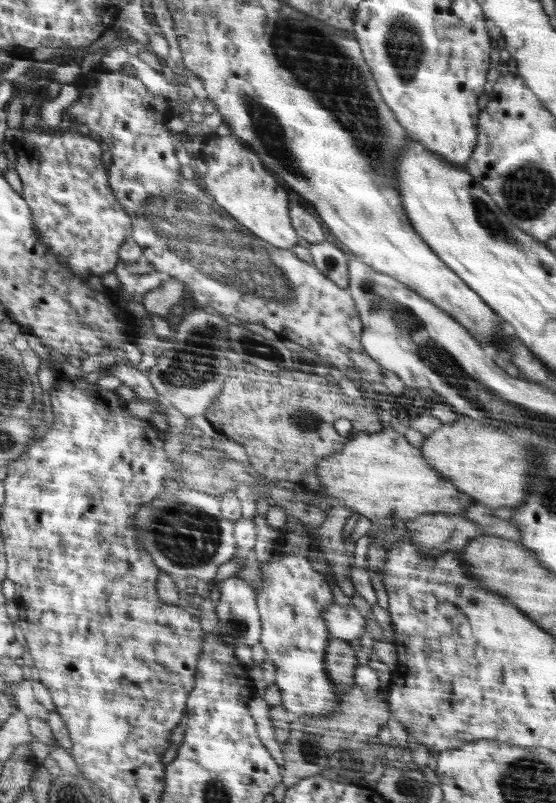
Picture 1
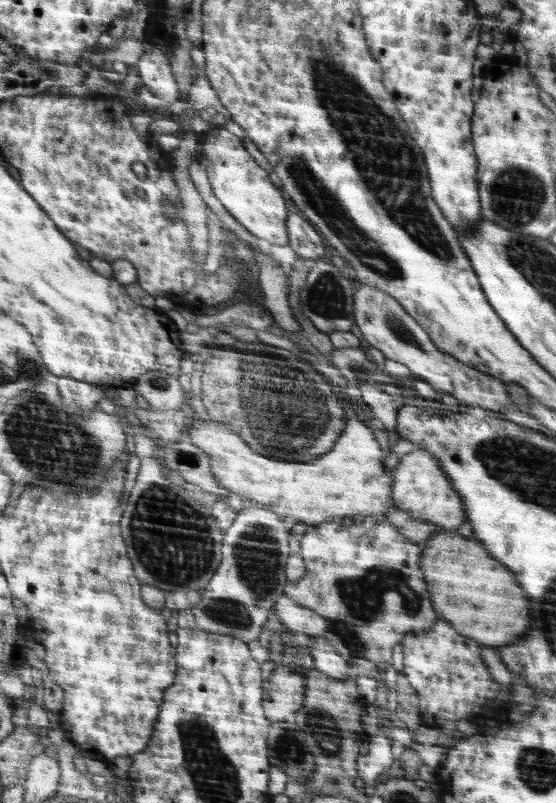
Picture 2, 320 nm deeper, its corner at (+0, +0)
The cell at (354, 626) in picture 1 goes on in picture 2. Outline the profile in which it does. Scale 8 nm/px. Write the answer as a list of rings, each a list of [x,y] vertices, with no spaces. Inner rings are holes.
[[[281,596],[278,599],[275,604],[275,611],[280,622],[294,633],[301,632],[311,637],[318,637],[328,630],[325,618],[298,604],[289,596]]]

